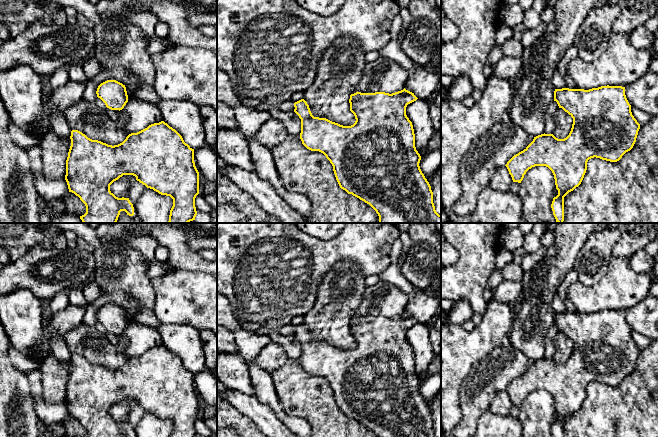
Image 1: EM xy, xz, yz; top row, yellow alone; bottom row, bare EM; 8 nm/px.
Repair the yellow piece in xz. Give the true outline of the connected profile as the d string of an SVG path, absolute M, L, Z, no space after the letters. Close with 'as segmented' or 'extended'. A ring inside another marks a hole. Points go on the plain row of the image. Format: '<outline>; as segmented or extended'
M405 312L392 318L351 318L350 335L356 343L351 350L314 341L304 323L294 327L294 336L301 343L302 368L326 380L340 412L348 418L369 428L376 437L437 437L431 410L419 390L413 349L406 339L407 329L417 323Z; as segmented

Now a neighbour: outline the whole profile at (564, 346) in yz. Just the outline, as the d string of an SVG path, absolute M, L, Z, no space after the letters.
M559 332L554 340L556 344L556 352L553 359L558 363L566 362L572 352L573 342L562 332Z

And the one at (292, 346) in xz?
M278 330L271 331L268 336L271 342L280 344L284 348L288 359L300 359L301 343L295 336L284 336Z

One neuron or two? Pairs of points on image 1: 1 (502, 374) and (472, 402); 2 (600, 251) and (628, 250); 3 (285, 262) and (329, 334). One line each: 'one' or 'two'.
1: one
2: two
3: two

